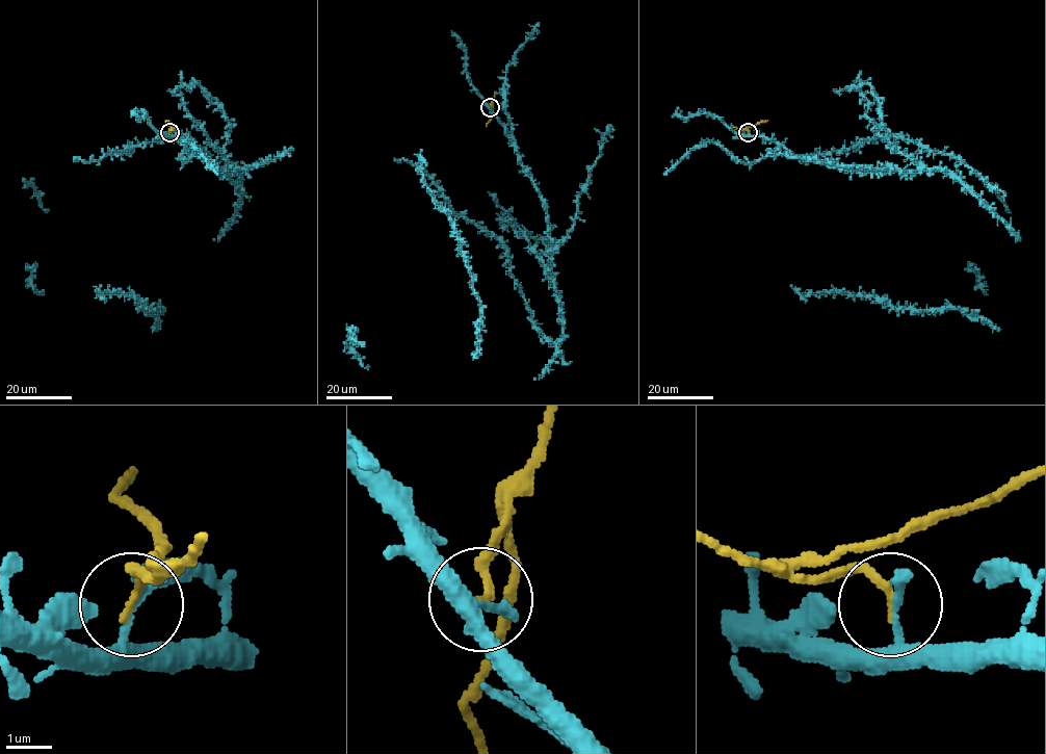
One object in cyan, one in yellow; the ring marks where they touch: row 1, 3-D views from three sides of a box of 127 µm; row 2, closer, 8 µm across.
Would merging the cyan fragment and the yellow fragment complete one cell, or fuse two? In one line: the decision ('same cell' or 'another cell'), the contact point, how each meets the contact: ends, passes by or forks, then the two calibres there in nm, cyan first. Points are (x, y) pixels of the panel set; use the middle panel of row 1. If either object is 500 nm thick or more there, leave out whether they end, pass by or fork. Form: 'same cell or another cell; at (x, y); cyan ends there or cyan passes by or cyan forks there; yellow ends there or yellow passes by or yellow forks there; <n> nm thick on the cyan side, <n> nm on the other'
another cell; at (490, 107); cyan ends there; yellow ends there; 240 nm thick on the cyan side, 180 nm on the other

